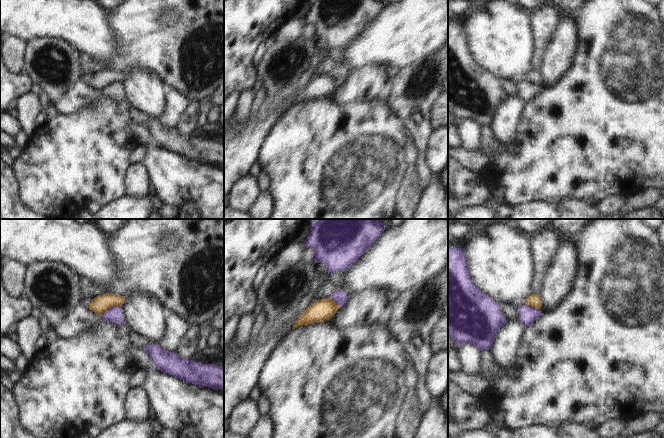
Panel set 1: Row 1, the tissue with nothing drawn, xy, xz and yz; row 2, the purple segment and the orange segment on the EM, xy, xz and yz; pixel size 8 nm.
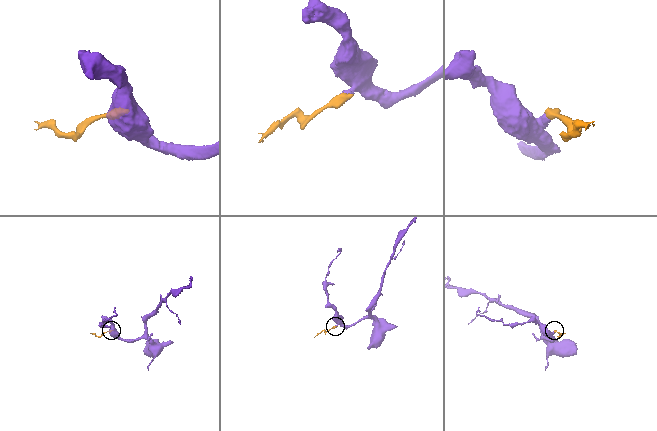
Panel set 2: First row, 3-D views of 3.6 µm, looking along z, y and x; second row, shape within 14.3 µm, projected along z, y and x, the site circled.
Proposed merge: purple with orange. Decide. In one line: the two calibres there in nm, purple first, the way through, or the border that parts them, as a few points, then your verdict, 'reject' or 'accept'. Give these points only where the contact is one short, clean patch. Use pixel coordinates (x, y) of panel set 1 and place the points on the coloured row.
120/140 nm | along xy (120, 305), (110, 307), (100, 315) | reject

